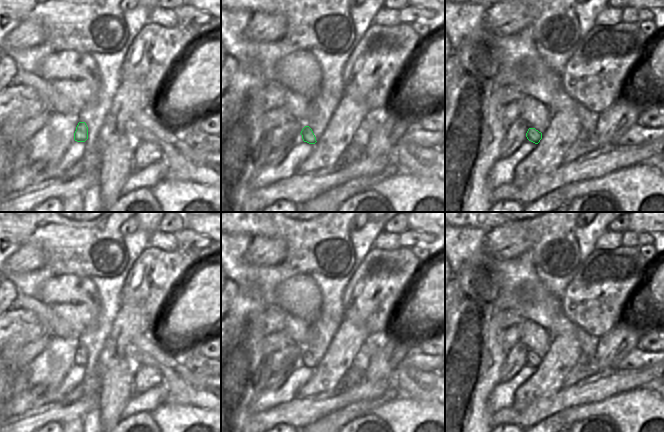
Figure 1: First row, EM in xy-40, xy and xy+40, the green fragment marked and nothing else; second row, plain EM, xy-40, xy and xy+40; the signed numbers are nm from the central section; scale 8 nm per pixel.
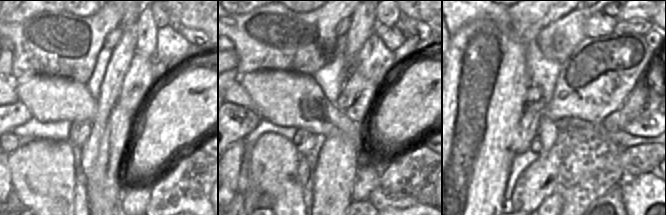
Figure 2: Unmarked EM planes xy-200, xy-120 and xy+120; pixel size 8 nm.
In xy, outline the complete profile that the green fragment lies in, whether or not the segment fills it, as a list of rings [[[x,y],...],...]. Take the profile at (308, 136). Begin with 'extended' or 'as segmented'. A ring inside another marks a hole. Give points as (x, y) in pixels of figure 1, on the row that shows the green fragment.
as segmented; [[[305,126],[300,134],[302,135],[304,142],[307,142],[309,144],[315,144],[317,142],[316,137],[309,126]]]

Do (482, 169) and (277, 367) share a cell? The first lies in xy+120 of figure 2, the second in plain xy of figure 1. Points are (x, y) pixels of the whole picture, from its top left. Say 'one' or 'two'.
two

